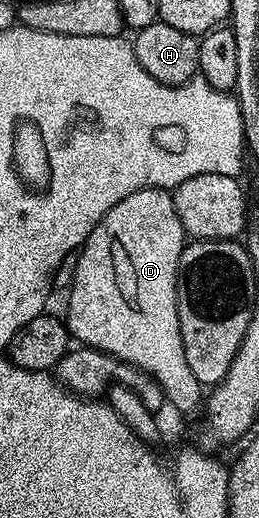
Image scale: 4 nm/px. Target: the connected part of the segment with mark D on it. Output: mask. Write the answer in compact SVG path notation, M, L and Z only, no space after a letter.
M147 188L146 190L138 190L134 194L130 194L128 200L118 202L118 206L110 209L100 219L98 226L94 226L94 230L88 235L86 246L79 249L80 265L72 272L72 289L68 292L68 300L72 303L72 313L66 316L68 335L73 341L79 342L83 347L96 348L99 352L117 356L120 360L125 360L125 362L132 364L135 368L141 368L143 372L150 373L162 386L165 401L173 409L176 409L179 404L184 402L186 388L194 388L194 386L186 386L186 380L194 378L194 370L190 370L190 365L186 363L186 354L184 353L182 334L180 333L180 323L178 322L178 306L176 305L178 262L180 261L180 255L186 243L184 227L179 223L178 210L174 210L171 191L162 188Z

